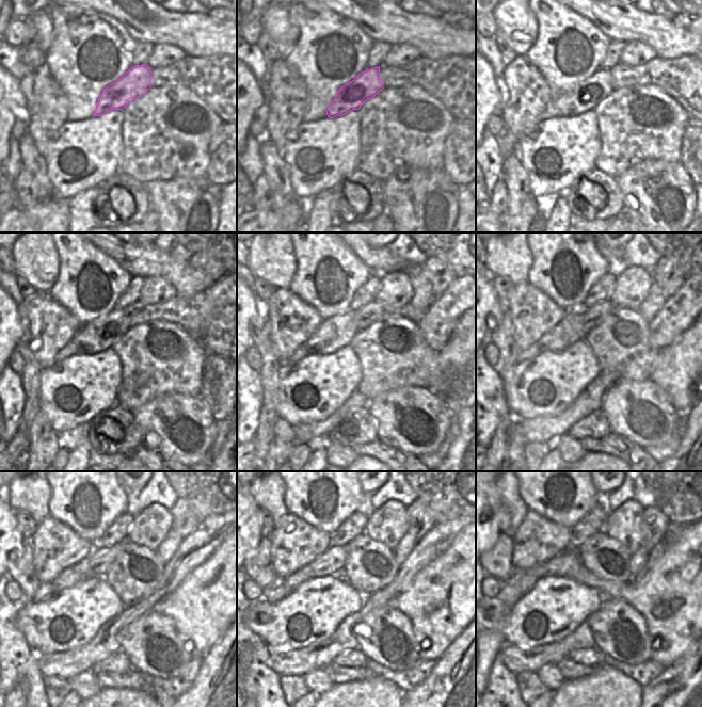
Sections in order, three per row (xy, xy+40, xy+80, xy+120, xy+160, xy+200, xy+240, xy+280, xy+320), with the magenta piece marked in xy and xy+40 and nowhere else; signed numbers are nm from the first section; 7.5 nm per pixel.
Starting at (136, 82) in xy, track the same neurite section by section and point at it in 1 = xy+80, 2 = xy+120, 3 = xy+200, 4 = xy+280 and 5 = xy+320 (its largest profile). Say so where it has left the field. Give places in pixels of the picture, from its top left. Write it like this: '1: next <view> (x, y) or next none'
1: next xy+80 (586, 95)
2: next xy+120 (104, 333)
3: next xy+200 (570, 330)
4: next xy+280 (299, 577)
5: next xy+320 (524, 582)

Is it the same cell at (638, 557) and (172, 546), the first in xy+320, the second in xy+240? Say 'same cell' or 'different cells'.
same cell

